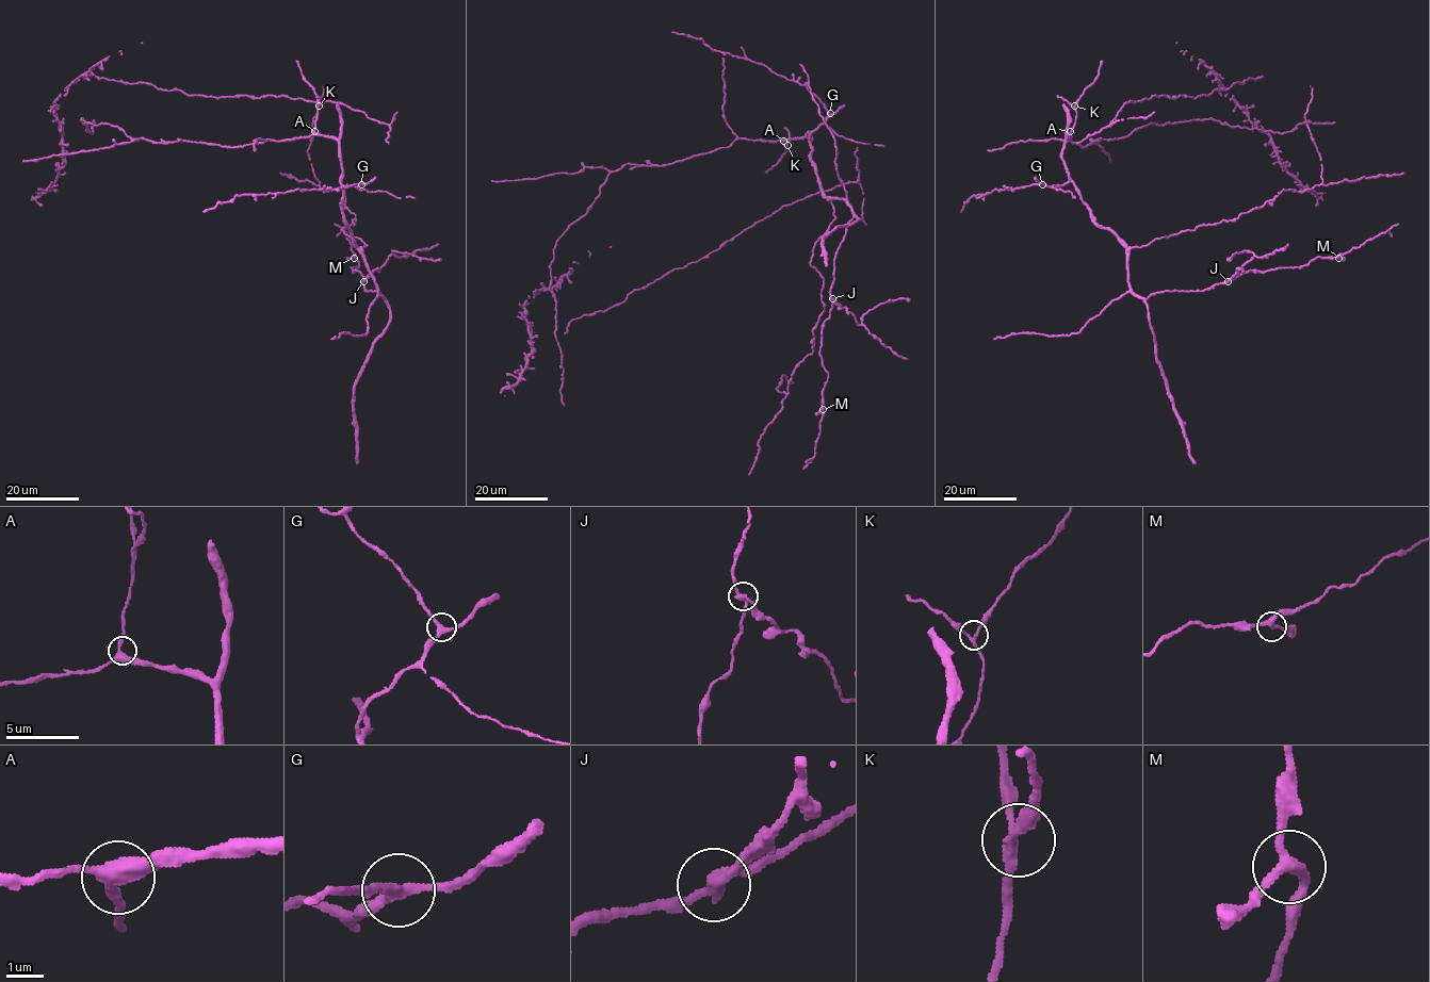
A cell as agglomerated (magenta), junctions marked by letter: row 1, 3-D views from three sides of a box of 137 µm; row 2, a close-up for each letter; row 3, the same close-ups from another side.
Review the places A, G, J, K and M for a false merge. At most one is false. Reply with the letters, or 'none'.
J

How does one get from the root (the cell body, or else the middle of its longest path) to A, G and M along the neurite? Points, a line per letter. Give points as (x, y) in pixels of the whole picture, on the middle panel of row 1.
A: (648, 166), (671, 164), (711, 153), (728, 147), (737, 138), (783, 141)
G: (648, 166), (711, 153), (737, 138), (791, 140), (809, 133), (810, 140), (830, 113)
M: (648, 166), (737, 138), (811, 134), (822, 193), (852, 213), (822, 330), (823, 409)

